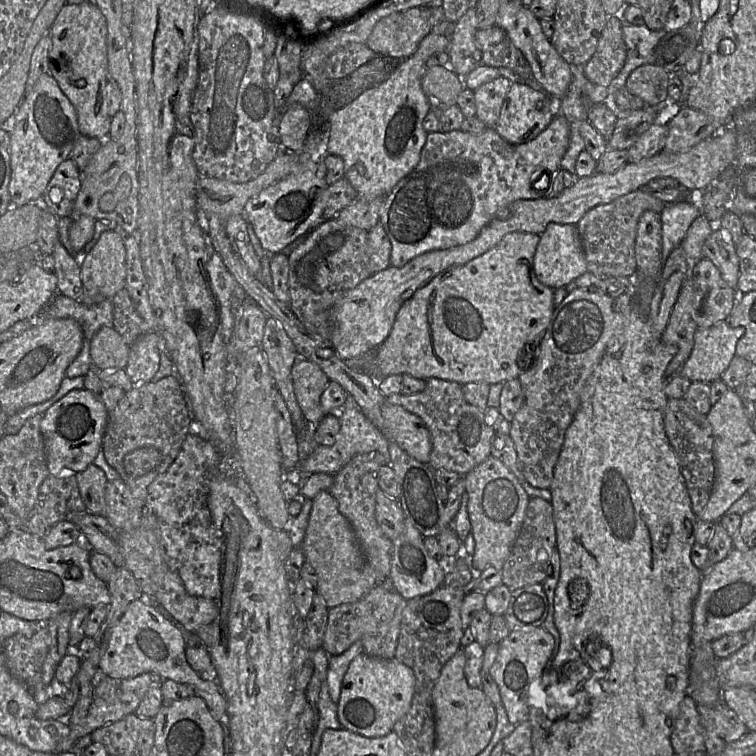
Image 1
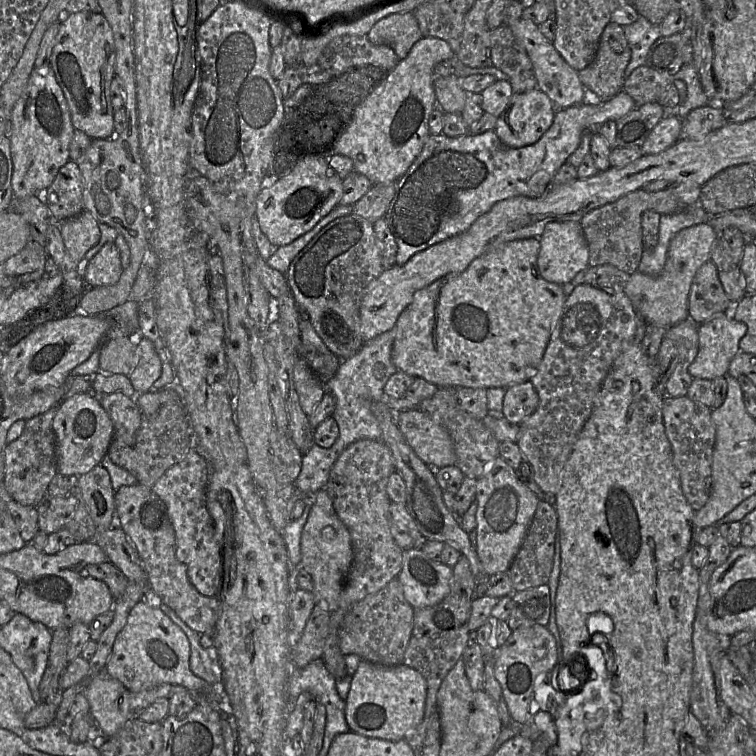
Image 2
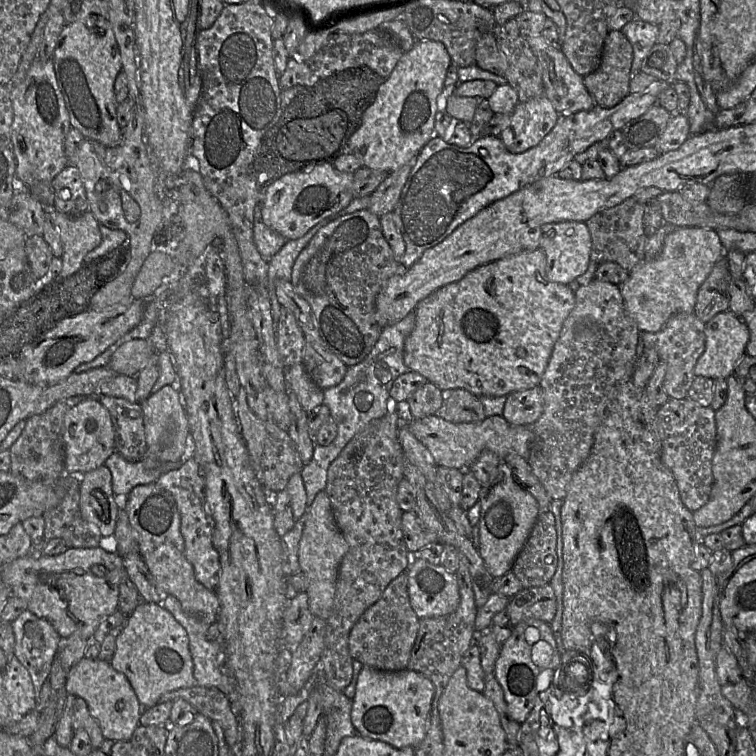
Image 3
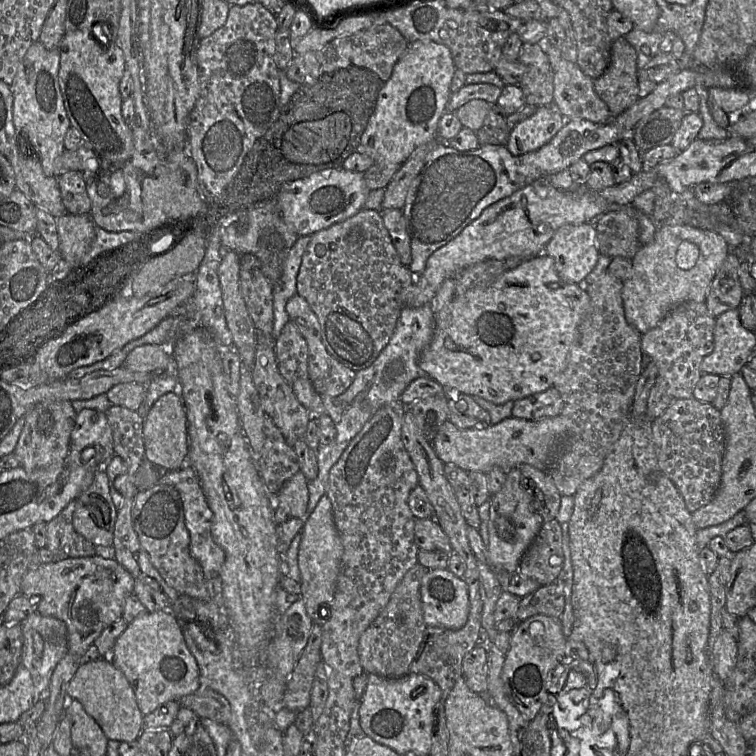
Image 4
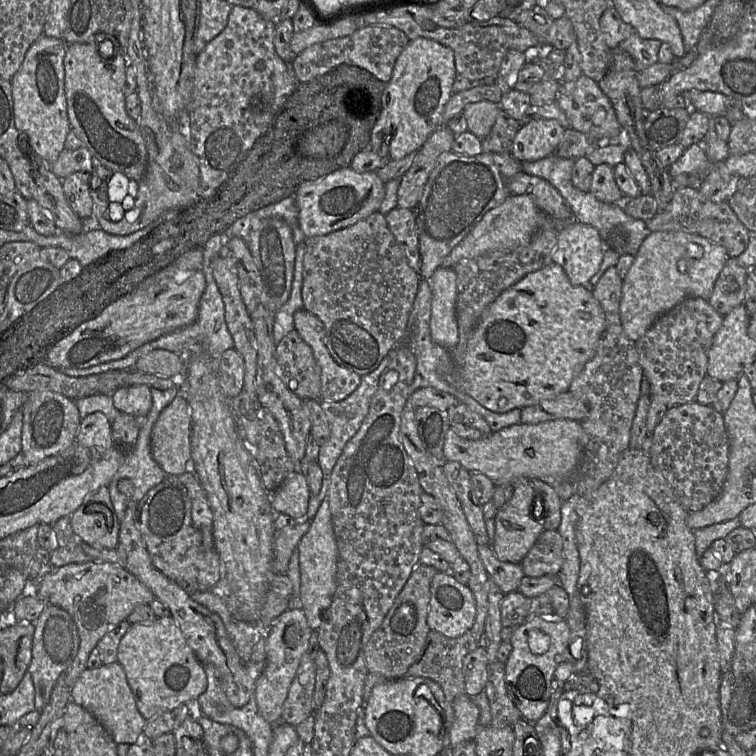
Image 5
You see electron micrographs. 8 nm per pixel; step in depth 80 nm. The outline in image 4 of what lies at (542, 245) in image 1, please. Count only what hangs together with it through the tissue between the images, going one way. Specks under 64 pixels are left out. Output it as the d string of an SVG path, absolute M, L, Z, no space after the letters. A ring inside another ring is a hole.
M564 225L546 244L543 254L553 258L562 281L578 284L594 269L599 258L594 225Z

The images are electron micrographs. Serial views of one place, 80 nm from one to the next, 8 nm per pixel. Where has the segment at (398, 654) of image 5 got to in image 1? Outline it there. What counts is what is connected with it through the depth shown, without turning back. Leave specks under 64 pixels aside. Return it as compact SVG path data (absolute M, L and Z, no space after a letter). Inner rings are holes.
M376 585L356 602L329 608L323 639L324 650L331 655L339 655L354 642L361 641L367 655L382 659L395 658L406 601L397 590L386 590L381 585Z

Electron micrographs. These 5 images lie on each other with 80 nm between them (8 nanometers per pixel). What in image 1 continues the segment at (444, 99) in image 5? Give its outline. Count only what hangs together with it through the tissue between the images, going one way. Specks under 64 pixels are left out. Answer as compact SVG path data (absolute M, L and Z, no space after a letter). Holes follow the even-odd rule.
M430 32L422 39L414 53L403 60L382 83L364 91L350 104L329 116L326 153L339 156L343 160L344 178L356 190L358 199L384 198L419 162L420 152L428 134L422 123L430 111L430 99L422 90L421 78L427 69L428 58L435 53L447 51L448 47L449 38Z

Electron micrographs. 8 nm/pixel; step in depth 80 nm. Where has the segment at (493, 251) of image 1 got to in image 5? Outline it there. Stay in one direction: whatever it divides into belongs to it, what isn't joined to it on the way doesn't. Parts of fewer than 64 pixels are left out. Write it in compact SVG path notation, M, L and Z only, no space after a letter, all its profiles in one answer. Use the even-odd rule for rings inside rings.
M553 262L502 292L483 312L465 351L459 350L458 344L451 351L453 366L444 379L495 413L537 405L569 391L573 379L593 358L605 327L604 311L592 291L573 286L563 268Z

